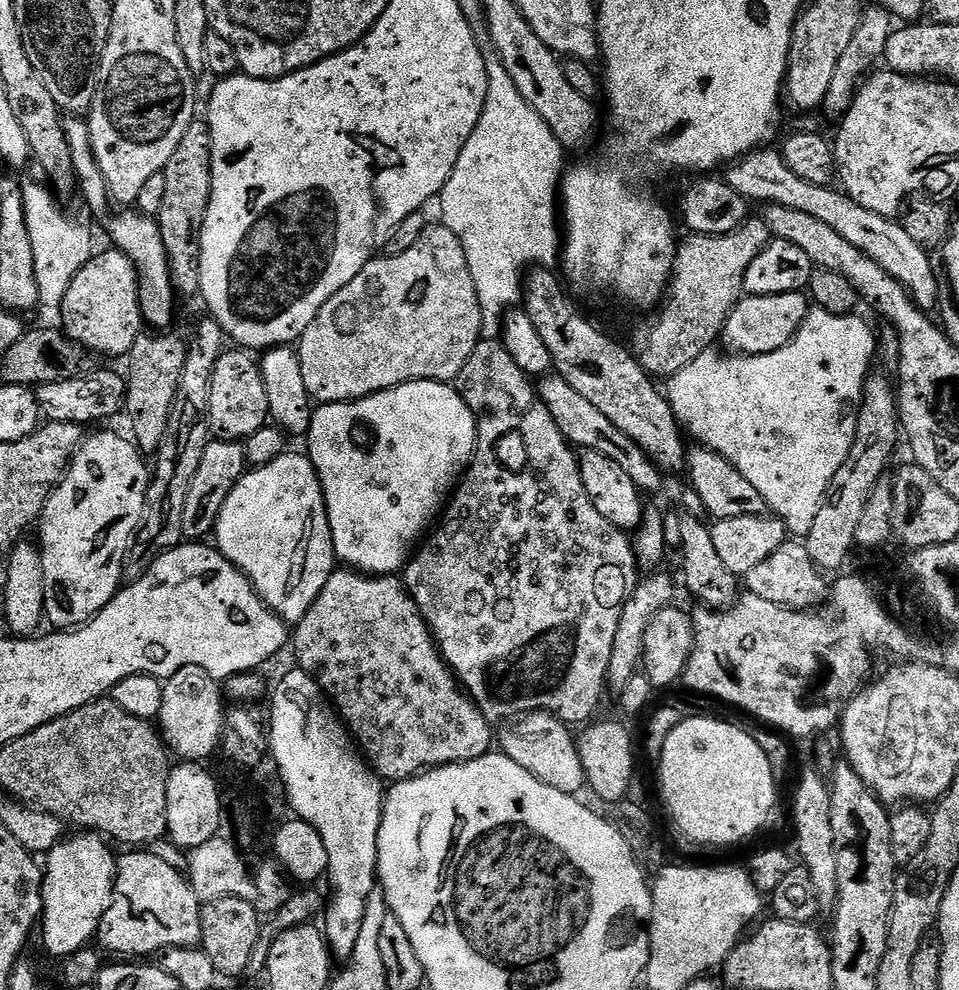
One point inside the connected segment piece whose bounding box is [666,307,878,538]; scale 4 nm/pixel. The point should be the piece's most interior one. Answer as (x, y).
(787, 420)

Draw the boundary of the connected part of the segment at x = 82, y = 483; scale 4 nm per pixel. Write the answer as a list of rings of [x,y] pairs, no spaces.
[[[96,432],[89,440],[87,437],[77,447],[59,484],[44,503],[44,511],[38,521],[38,547],[44,575],[44,615],[53,629],[71,630],[87,624],[116,597],[122,587],[120,576],[122,580],[126,572],[124,555],[130,552],[130,545],[141,527],[150,483],[150,468],[144,465],[145,457],[125,436],[116,432]]]

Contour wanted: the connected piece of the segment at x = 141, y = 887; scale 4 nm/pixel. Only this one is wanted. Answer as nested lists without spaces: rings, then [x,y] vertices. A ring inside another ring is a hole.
[[[128,850],[116,861],[116,885],[106,914],[100,920],[98,940],[112,952],[121,952],[124,958],[148,958],[161,948],[196,948],[202,938],[200,910],[202,902],[194,894],[185,873],[163,863],[149,850]]]

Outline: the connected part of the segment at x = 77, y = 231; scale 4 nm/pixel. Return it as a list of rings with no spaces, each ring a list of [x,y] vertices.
[[[32,182],[23,192],[23,208],[34,255],[35,281],[38,282],[39,305],[59,311],[63,307],[66,290],[78,270],[91,260],[94,250],[88,247],[88,236],[70,220],[56,202],[57,197],[43,185]]]

